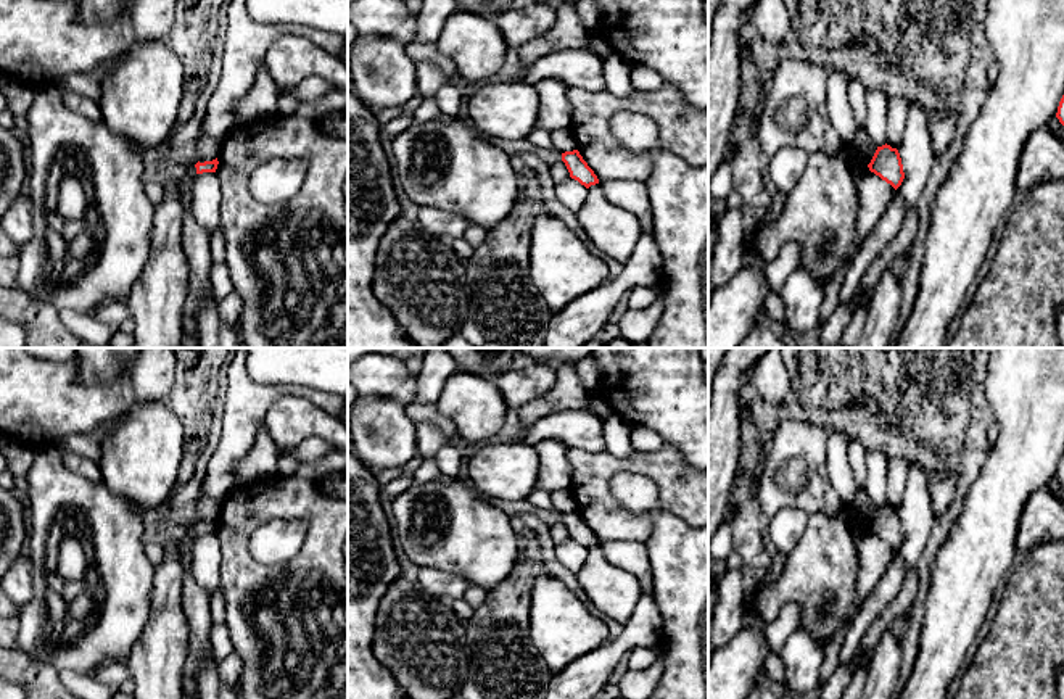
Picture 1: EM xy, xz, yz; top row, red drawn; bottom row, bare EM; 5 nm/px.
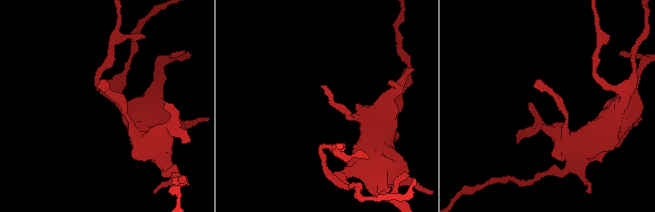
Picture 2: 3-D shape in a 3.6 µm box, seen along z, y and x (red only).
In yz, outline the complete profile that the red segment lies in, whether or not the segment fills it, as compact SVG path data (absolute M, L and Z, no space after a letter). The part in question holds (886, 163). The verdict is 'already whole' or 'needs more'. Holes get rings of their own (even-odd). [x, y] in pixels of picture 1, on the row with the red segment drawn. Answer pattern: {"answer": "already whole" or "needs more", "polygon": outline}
{"answer": "already whole", "polygon": "M887 143L882 147L877 147L868 168L882 180L890 184L895 190L901 185L905 179L900 153L897 148L892 148Z"}

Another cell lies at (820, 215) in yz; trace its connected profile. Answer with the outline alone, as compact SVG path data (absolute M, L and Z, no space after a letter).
M848 143L837 153L811 153L781 214L758 232L744 235L744 256L765 264L786 243L797 243L802 251L800 269L826 285L842 263L853 259L861 248L855 177L863 171L869 171L868 164Z

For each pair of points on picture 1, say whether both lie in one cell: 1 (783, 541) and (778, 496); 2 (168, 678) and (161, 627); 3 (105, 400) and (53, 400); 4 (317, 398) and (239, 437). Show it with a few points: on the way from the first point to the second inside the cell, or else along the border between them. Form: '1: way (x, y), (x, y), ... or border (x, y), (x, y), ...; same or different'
1: border (779, 509), (770, 519); different
2: way (161, 665), (161, 640); same
3: way (92, 400), (66, 400); same
4: way (295, 390), (271, 393), (250, 414); same

